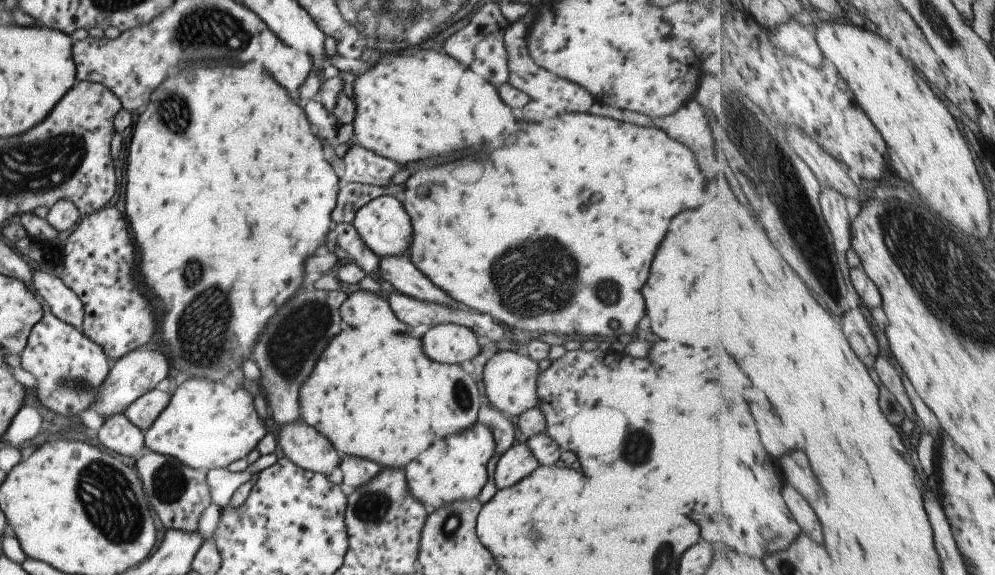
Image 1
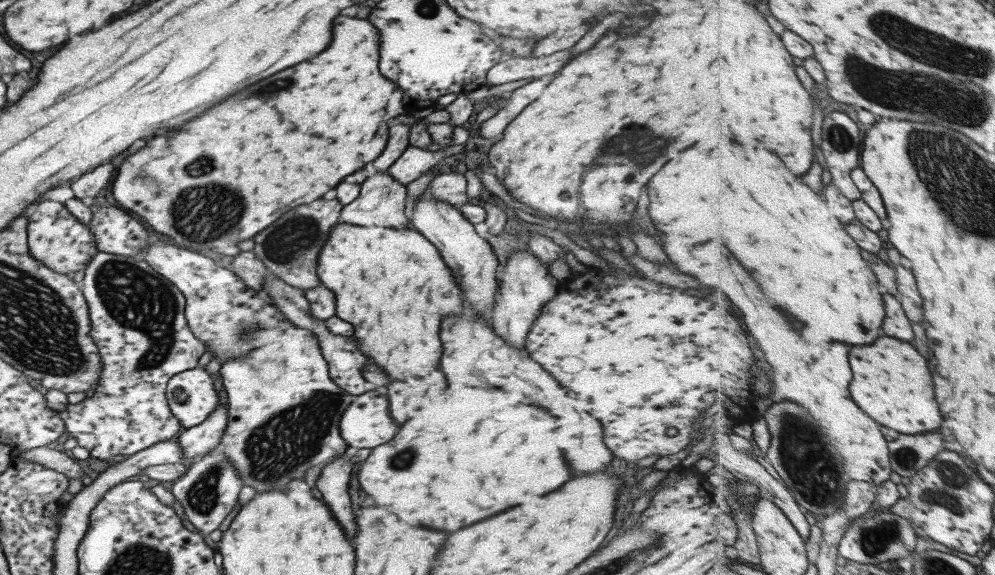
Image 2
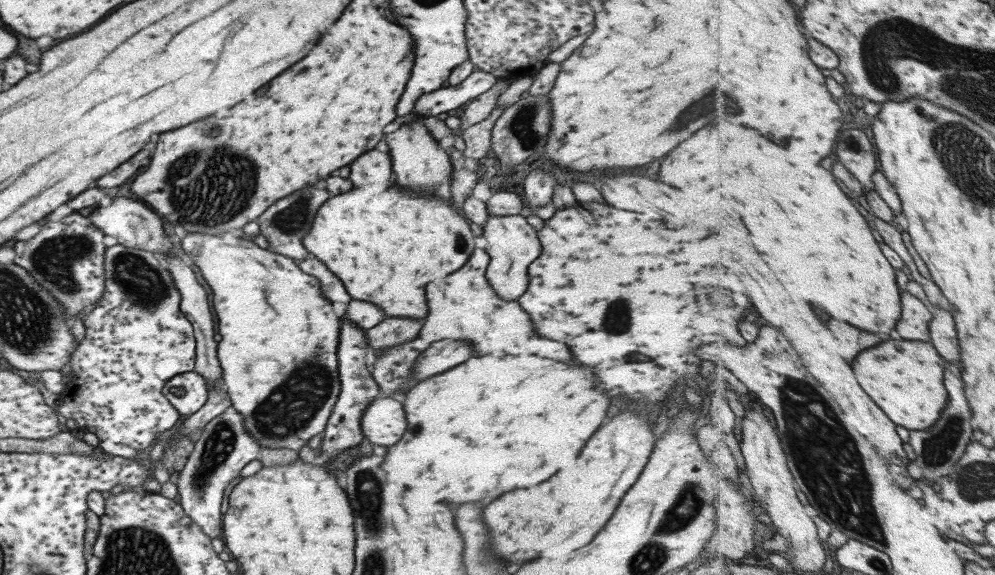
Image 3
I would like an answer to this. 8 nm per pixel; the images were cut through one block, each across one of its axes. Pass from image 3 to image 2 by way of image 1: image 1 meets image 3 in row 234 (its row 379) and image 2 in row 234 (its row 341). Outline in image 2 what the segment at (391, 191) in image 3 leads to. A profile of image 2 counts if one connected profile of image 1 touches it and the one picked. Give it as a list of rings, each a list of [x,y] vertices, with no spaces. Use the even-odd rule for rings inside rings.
[[[338,216],[338,217],[337,217],[337,224],[335,224],[335,226],[333,226],[333,228],[331,228],[331,232],[330,232],[330,233],[329,233],[329,238],[327,238],[327,240],[326,240],[326,241],[325,241],[325,242],[324,242],[324,244],[323,244],[323,248],[321,248],[321,250],[320,250],[320,252],[319,252],[319,254],[318,254],[318,255],[317,255],[317,266],[316,266],[316,273],[317,273],[317,276],[318,276],[318,279],[319,279],[319,280],[320,280],[320,284],[323,284],[323,286],[325,286],[325,288],[327,288],[327,290],[331,290],[331,292],[332,292],[332,293],[333,293],[333,298],[335,298],[335,310],[334,310],[334,312],[335,312],[335,314],[334,314],[334,315],[335,315],[335,316],[337,316],[337,318],[341,318],[341,320],[343,320],[343,322],[349,322],[349,324],[352,324],[352,326],[353,326],[353,330],[354,330],[354,331],[353,331],[353,334],[352,334],[352,338],[354,338],[354,342],[355,342],[355,343],[356,343],[356,345],[357,345],[357,348],[359,348],[359,350],[361,350],[361,352],[363,352],[363,354],[365,354],[365,356],[367,356],[367,358],[369,358],[369,362],[371,362],[371,363],[373,363],[373,364],[375,364],[375,366],[379,366],[379,370],[383,370],[383,372],[385,372],[385,376],[387,376],[387,378],[389,378],[389,382],[405,382],[405,384],[409,384],[409,388],[413,388],[413,389],[420,389],[420,390],[417,390],[417,392],[421,392],[421,394],[423,394],[423,396],[421,396],[421,397],[428,397],[428,396],[427,396],[427,392],[426,392],[426,391],[425,391],[425,389],[431,389],[431,394],[434,394],[434,393],[435,393],[435,391],[436,391],[436,390],[437,390],[437,391],[438,391],[438,390],[440,390],[440,394],[441,394],[441,392],[442,392],[442,389],[444,389],[444,388],[445,388],[445,387],[446,387],[446,380],[445,380],[445,378],[444,378],[444,375],[443,375],[443,373],[442,373],[442,371],[440,371],[440,369],[439,369],[439,356],[441,356],[441,342],[439,342],[439,324],[441,324],[441,318],[443,318],[443,316],[459,316],[459,314],[461,314],[461,310],[463,310],[463,306],[461,306],[461,296],[459,296],[459,288],[457,288],[457,284],[455,284],[455,282],[453,282],[453,280],[451,280],[451,272],[449,272],[449,268],[447,268],[447,266],[445,266],[445,264],[443,264],[443,262],[441,262],[441,258],[439,258],[439,254],[437,254],[437,250],[435,250],[435,248],[433,248],[433,246],[431,246],[431,242],[429,242],[429,241],[428,241],[428,240],[427,240],[427,239],[426,239],[426,238],[423,238],[423,235],[422,235],[422,234],[417,234],[417,232],[411,232],[411,229],[409,229],[409,228],[408,228],[408,227],[407,227],[407,224],[405,224],[405,226],[403,226],[403,228],[389,228],[389,220],[387,220],[387,226],[385,226],[385,224],[373,224],[373,226],[369,226],[369,228],[363,228],[363,226],[353,226],[353,224],[345,224],[345,222],[339,222],[339,216]],[[431,372],[439,372],[439,374],[441,374],[441,376],[443,376],[443,380],[445,380],[445,386],[435,386],[435,384],[433,384],[433,380],[431,380]]]

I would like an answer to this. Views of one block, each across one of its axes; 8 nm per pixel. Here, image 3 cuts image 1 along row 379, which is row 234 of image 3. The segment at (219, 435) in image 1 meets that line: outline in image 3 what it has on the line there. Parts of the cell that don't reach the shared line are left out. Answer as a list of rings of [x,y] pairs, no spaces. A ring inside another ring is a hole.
[[[195,232],[180,233],[180,247],[183,252],[191,258],[193,264],[199,268],[199,272],[207,286],[213,293],[213,310],[217,315],[217,334],[221,340],[216,344],[216,357],[221,367],[222,386],[231,402],[231,406],[243,416],[243,428],[261,448],[287,448],[287,450],[299,450],[301,446],[307,444],[309,438],[315,434],[320,434],[325,428],[325,422],[329,418],[330,412],[339,394],[338,360],[336,359],[336,345],[338,344],[339,320],[333,313],[333,308],[329,300],[321,296],[319,282],[316,278],[305,274],[296,265],[296,261],[291,260],[281,254],[275,254],[268,249],[261,249],[253,242],[242,238],[235,238],[231,233],[223,233],[222,236],[211,236],[211,234],[201,234]]]

